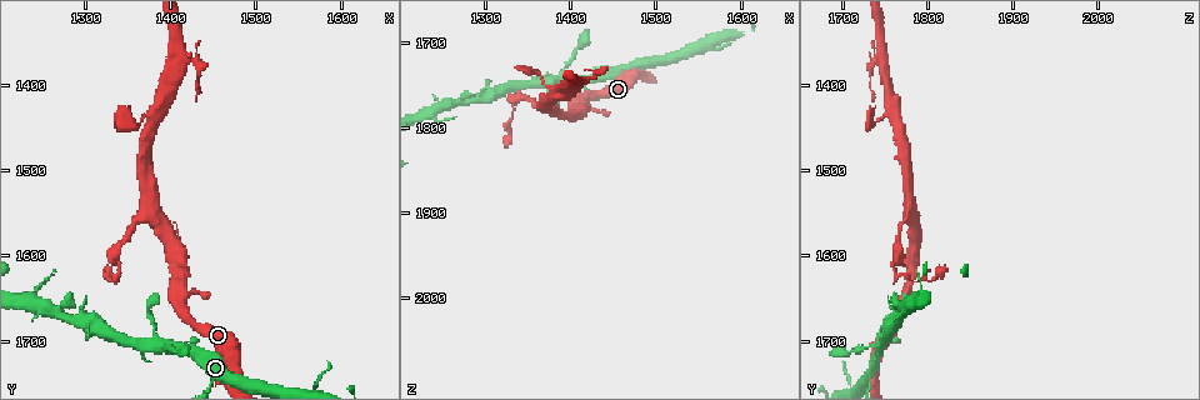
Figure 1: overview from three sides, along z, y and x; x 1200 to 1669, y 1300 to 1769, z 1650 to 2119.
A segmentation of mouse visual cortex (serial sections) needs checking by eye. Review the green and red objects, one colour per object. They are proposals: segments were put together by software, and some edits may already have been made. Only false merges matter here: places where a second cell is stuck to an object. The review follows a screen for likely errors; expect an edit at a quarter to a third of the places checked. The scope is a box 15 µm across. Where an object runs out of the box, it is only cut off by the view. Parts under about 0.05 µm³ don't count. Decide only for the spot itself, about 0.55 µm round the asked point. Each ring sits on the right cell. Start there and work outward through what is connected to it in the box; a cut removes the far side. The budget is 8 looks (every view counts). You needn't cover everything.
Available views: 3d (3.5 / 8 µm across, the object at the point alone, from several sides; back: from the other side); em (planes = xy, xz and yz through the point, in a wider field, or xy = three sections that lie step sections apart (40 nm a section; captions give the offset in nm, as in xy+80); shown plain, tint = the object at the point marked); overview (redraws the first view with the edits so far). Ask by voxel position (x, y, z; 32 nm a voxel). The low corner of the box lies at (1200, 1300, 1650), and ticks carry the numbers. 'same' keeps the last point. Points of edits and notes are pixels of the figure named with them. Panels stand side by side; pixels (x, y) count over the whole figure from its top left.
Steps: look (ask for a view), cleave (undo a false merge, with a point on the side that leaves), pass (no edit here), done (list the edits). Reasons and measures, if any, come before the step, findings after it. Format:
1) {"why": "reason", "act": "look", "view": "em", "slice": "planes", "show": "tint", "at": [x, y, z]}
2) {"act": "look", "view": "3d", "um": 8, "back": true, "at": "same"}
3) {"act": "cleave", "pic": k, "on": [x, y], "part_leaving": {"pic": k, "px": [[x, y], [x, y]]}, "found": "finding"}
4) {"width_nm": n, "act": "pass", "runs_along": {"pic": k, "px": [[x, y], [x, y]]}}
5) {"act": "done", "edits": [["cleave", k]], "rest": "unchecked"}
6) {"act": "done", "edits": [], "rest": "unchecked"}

{"why": "sharp bend", "act": "look", "view": "3d", "um": 3.5, "at": [1390, 1705, 1740]}

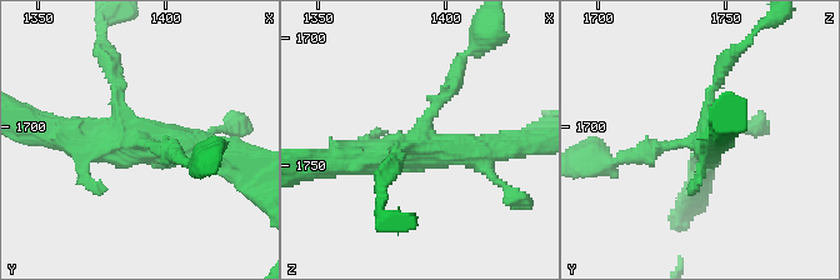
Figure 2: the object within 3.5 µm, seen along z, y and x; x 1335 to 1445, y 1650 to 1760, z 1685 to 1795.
{"act": "pass", "runs_along": {"pic": 2, "px": [[228, 160], [204, 145], [63, 134]]}, "found": "one cell here"}

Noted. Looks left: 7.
{"why": "narrows sharply", "act": "look", "view": "3d", "um": 3.5, "at": [1270, 1665, 1770]}

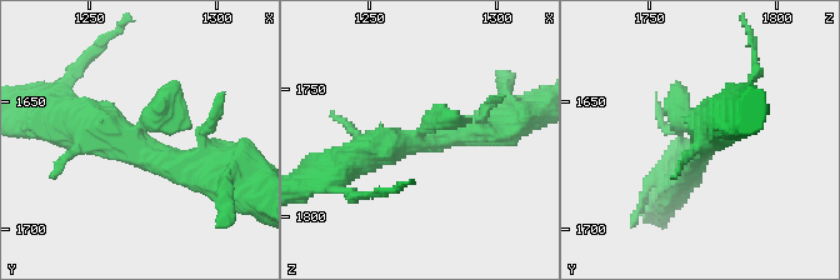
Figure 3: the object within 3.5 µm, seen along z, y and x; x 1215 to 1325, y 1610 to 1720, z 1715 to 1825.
{"act": "look", "view": "em", "slice": "xy", "step": 2, "show": "tint", "at": [1268, 1667, 1771]}

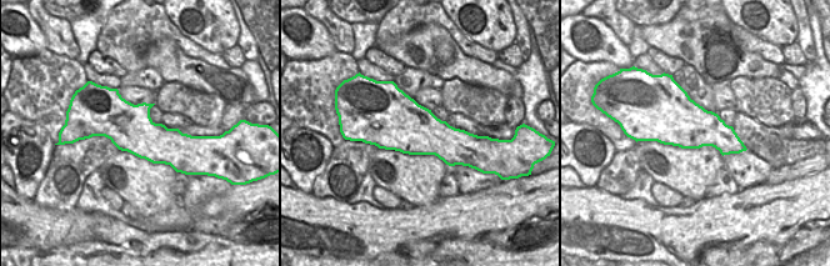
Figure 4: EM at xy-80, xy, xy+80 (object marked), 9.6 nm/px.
{"act": "pass", "runs_along": {"pic": 3, "px": [[211, 171], [161, 163], [63, 114]]}, "found": "continuous, no second cell"}

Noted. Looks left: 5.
{"act": "look", "view": "em", "slice": "xy", "step": 1, "show": "tint", "at": [1380, 1555, 1780]}

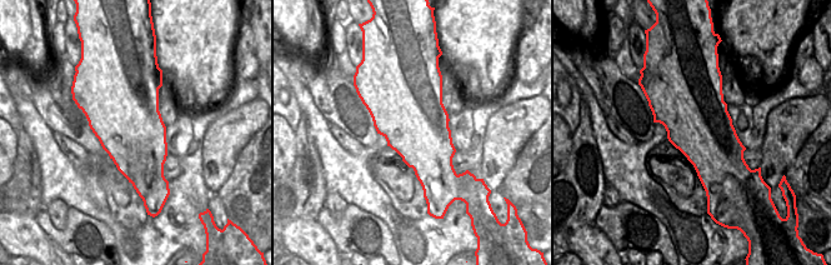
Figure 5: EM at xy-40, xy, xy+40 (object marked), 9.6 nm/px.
{"act": "look", "view": "3d", "um": 3.5, "at": "same"}

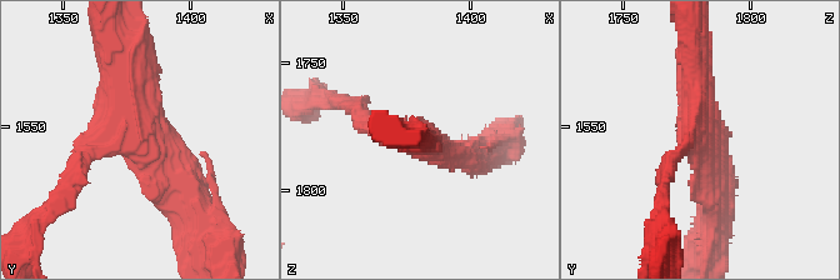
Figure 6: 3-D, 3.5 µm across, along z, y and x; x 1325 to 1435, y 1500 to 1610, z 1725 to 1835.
{"width_nm": 700, "act": "pass", "runs_along": {"pic": 6, "px": [[188, 195], [138, 130], [123, 45]]}, "found": "continuous, no second cell"}

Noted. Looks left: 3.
{"act": "done", "edits": [], "rest": "unchecked"}

